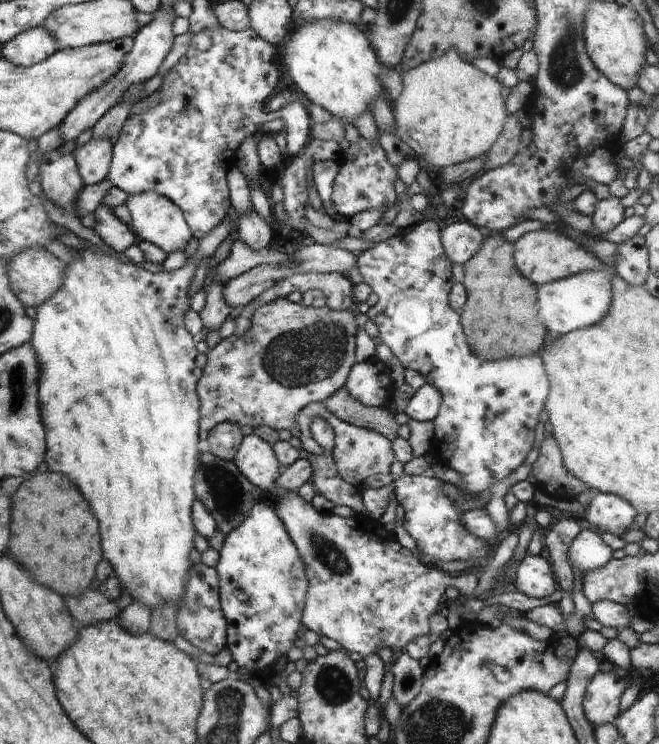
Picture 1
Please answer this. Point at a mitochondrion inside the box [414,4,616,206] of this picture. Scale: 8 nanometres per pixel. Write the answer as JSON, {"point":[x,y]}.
{"point":[566,70]}

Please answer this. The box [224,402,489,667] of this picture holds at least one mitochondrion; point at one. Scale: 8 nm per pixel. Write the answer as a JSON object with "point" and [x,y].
{"point":[335,560]}

